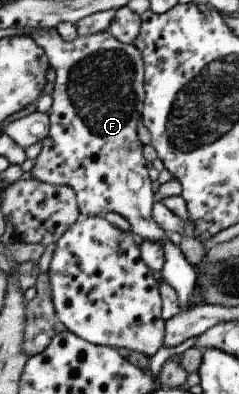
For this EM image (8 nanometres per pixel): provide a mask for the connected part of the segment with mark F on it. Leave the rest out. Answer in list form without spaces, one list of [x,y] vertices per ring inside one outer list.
[[[17,28],[18,32],[28,32],[26,38],[34,40],[44,48],[49,66],[56,74],[54,91],[51,96],[53,103],[49,110],[50,128],[46,139],[42,141],[42,149],[35,158],[34,167],[30,170],[34,180],[53,185],[70,186],[76,193],[79,211],[90,216],[116,212],[128,220],[131,232],[138,240],[154,240],[164,248],[165,263],[162,267],[162,280],[170,284],[176,294],[182,311],[190,309],[190,296],[196,286],[197,268],[192,266],[182,249],[175,246],[167,237],[166,232],[152,218],[155,192],[152,181],[148,177],[147,161],[143,155],[143,144],[138,139],[138,120],[145,101],[144,74],[145,66],[142,53],[133,44],[126,44],[114,38],[104,30],[90,36],[77,36],[72,41],[65,41],[56,28]]]

